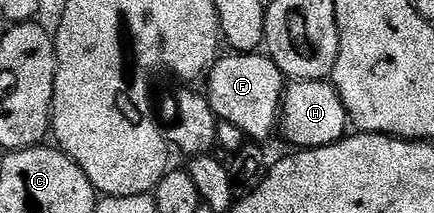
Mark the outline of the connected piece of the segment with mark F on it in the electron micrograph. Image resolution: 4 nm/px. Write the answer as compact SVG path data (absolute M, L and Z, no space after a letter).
M261 52L252 53L234 53L225 57L219 56L214 64L208 70L208 76L205 78L204 96L211 105L219 122L231 125L234 129L239 129L244 136L248 137L251 142L265 143L280 125L280 114L282 112L282 94L284 92L284 78L280 67L269 55L263 55Z

